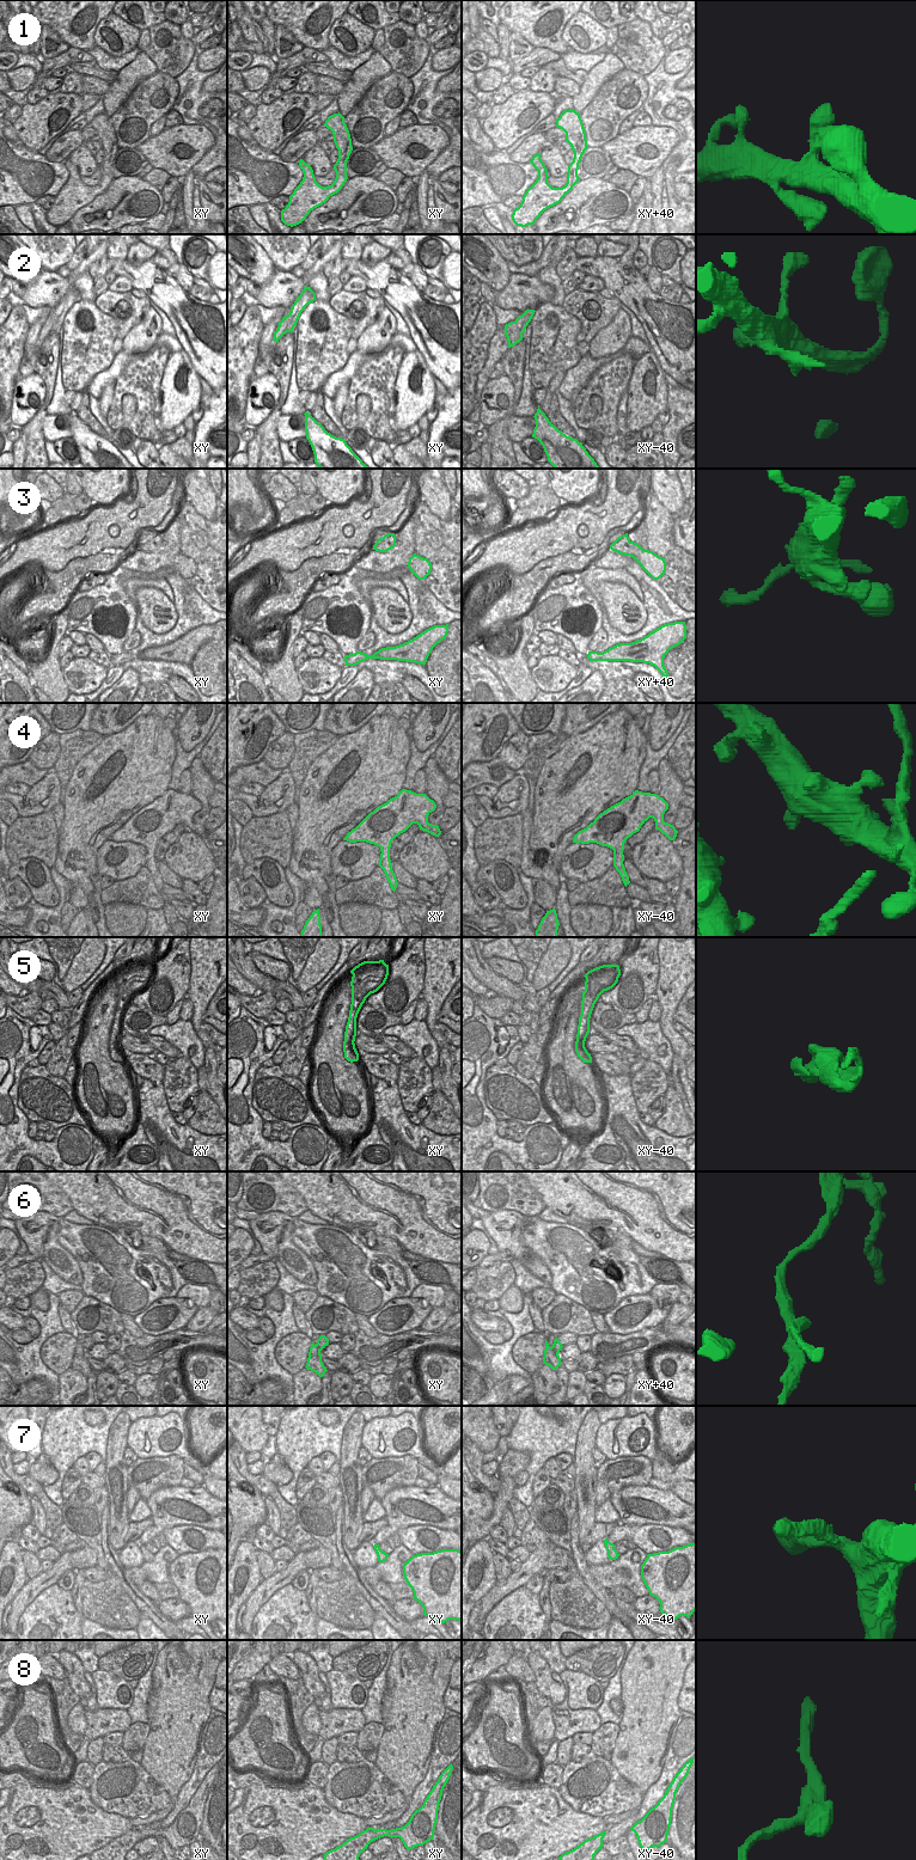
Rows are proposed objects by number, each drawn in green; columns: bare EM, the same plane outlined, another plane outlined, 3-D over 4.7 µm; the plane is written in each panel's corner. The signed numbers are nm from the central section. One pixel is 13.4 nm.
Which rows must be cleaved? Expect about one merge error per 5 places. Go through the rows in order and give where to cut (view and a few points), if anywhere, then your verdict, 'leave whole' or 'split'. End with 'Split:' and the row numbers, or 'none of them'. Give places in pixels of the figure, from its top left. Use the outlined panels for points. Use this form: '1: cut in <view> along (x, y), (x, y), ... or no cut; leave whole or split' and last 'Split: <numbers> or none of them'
1: no cut; leave whole
2: no cut; leave whole
3: no cut; leave whole
4: no cut; leave whole
5: no cut; leave whole
6: cut in xy+40 along (551, 1346), (559, 1352); split
7: no cut; leave whole
8: no cut; leave whole
Split: 6

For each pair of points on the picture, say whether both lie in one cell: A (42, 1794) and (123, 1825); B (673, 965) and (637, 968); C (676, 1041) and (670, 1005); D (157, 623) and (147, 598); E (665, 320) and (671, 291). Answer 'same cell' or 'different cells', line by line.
A: same cell
B: different cells
C: same cell
D: same cell
E: different cells

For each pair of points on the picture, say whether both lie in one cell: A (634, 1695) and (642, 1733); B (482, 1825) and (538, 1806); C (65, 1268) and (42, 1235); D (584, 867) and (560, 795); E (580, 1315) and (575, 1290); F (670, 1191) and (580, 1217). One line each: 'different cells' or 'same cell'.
A: same cell
B: same cell
C: same cell
D: different cells
E: different cells
F: same cell

